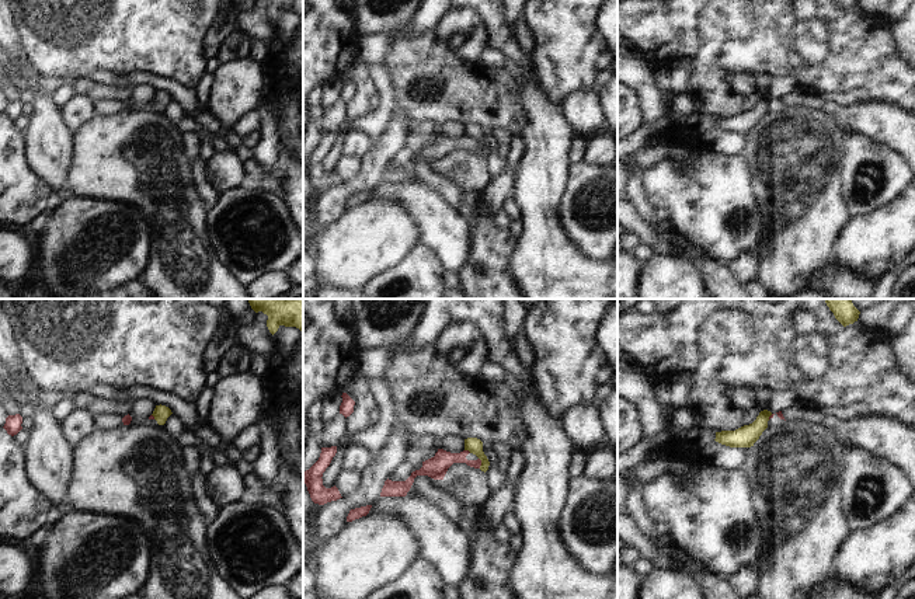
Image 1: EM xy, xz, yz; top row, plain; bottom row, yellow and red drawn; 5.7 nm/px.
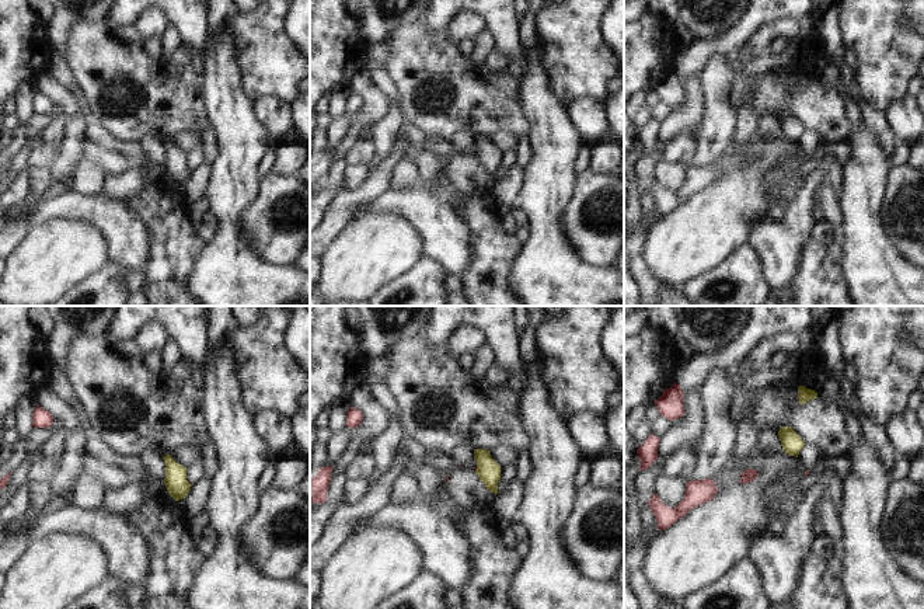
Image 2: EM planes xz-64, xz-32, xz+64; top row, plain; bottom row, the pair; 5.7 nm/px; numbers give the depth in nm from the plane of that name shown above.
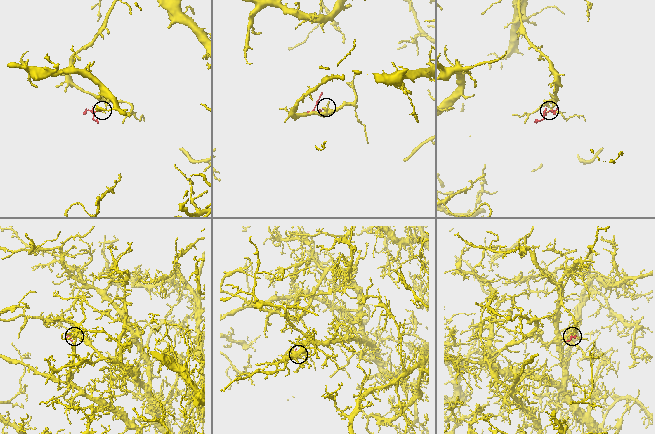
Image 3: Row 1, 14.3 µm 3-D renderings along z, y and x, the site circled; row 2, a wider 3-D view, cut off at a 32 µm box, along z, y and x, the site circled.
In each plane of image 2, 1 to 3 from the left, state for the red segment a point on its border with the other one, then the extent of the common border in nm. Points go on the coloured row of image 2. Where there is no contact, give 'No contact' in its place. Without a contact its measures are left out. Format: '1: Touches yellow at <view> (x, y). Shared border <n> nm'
1: No contact
2: Touches yellow at xz-32 (477, 469). Shared border 30 nm
3: No contact

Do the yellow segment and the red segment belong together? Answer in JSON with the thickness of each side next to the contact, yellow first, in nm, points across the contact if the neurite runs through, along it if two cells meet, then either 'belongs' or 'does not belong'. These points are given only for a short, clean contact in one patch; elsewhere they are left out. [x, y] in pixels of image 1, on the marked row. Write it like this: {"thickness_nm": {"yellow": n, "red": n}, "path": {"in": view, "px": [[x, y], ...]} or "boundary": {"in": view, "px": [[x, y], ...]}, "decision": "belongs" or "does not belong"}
{"thickness_nm": {"yellow": 90, "red": 120}, "boundary": {"in": "xz", "px": [[479, 458], [480, 467]]}, "decision": "does not belong"}

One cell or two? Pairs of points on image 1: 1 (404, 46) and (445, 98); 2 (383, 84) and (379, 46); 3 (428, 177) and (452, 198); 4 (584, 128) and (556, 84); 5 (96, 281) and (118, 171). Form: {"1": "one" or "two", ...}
{"1": "one", "2": "two", "3": "one", "4": "two", "5": "two"}

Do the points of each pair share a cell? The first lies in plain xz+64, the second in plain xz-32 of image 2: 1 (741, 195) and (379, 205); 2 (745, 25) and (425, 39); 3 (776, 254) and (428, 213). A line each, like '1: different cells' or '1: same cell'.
1: different cells
2: different cells
3: same cell

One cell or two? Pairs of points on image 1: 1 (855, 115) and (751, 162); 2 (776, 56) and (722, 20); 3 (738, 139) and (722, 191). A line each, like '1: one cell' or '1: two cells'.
1: two cells
2: two cells
3: two cells

